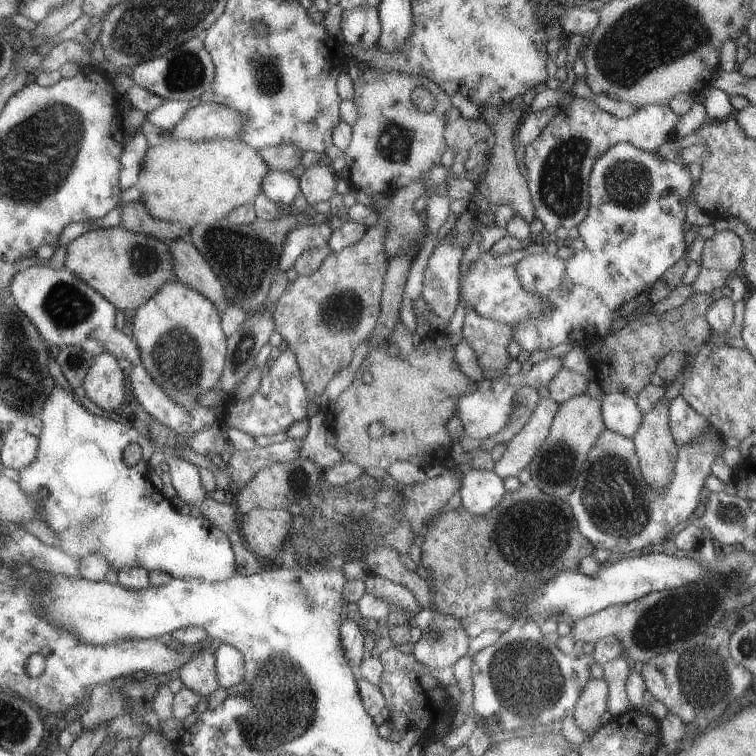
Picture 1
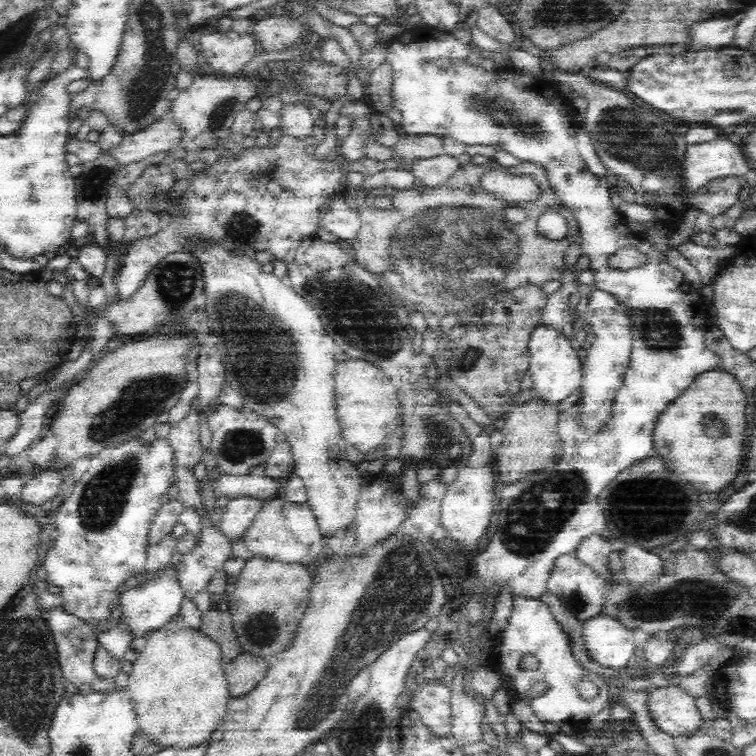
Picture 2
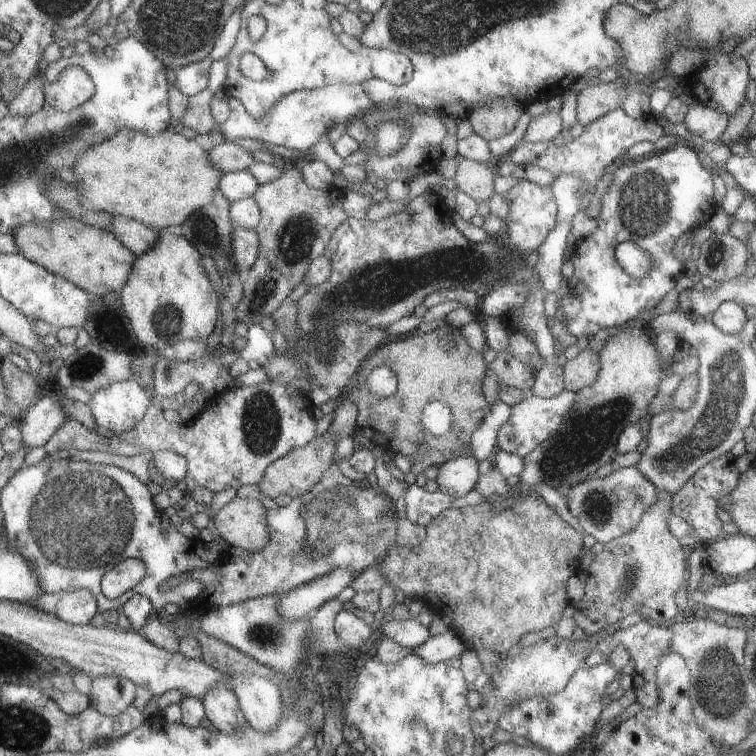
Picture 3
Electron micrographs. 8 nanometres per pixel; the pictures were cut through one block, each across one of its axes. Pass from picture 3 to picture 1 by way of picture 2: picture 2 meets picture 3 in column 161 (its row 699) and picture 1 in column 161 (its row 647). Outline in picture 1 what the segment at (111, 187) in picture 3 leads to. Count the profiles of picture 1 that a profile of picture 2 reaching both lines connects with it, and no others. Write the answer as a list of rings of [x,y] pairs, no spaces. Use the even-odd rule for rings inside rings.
[[[208,139],[205,141],[168,140],[156,148],[149,148],[145,167],[137,182],[142,191],[141,202],[147,206],[155,218],[177,222],[193,228],[197,224],[216,223],[227,219],[232,211],[255,200],[262,194],[263,182],[270,171],[293,171],[299,164],[304,152],[289,144],[264,147],[261,151],[252,148],[242,139]]]

